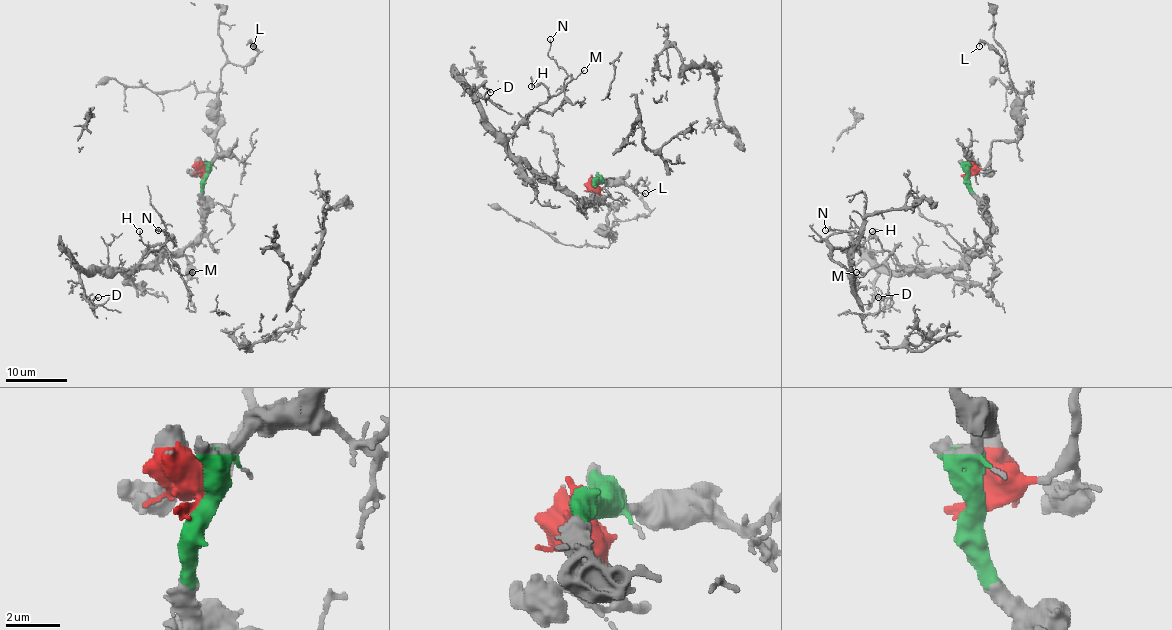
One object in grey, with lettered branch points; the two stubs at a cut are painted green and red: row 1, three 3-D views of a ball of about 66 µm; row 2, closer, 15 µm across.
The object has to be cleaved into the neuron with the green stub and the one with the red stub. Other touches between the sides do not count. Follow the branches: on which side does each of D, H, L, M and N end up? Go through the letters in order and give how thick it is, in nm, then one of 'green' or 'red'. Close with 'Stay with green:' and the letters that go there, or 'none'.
D: 170 nm | green
H: 190 nm | green
L: 170 nm | red
M: 140 nm | green
N: 140 nm | green
Stay with green: D, H, M, N

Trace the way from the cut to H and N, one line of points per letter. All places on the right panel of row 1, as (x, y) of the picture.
H: (969, 176), (969, 191), (990, 232), (987, 243), (964, 264), (906, 271), (888, 251), (869, 248), (872, 231)
N: (969, 176), (990, 237), (953, 269), (906, 271), (874, 239), (860, 245), (840, 229), (825, 231)

